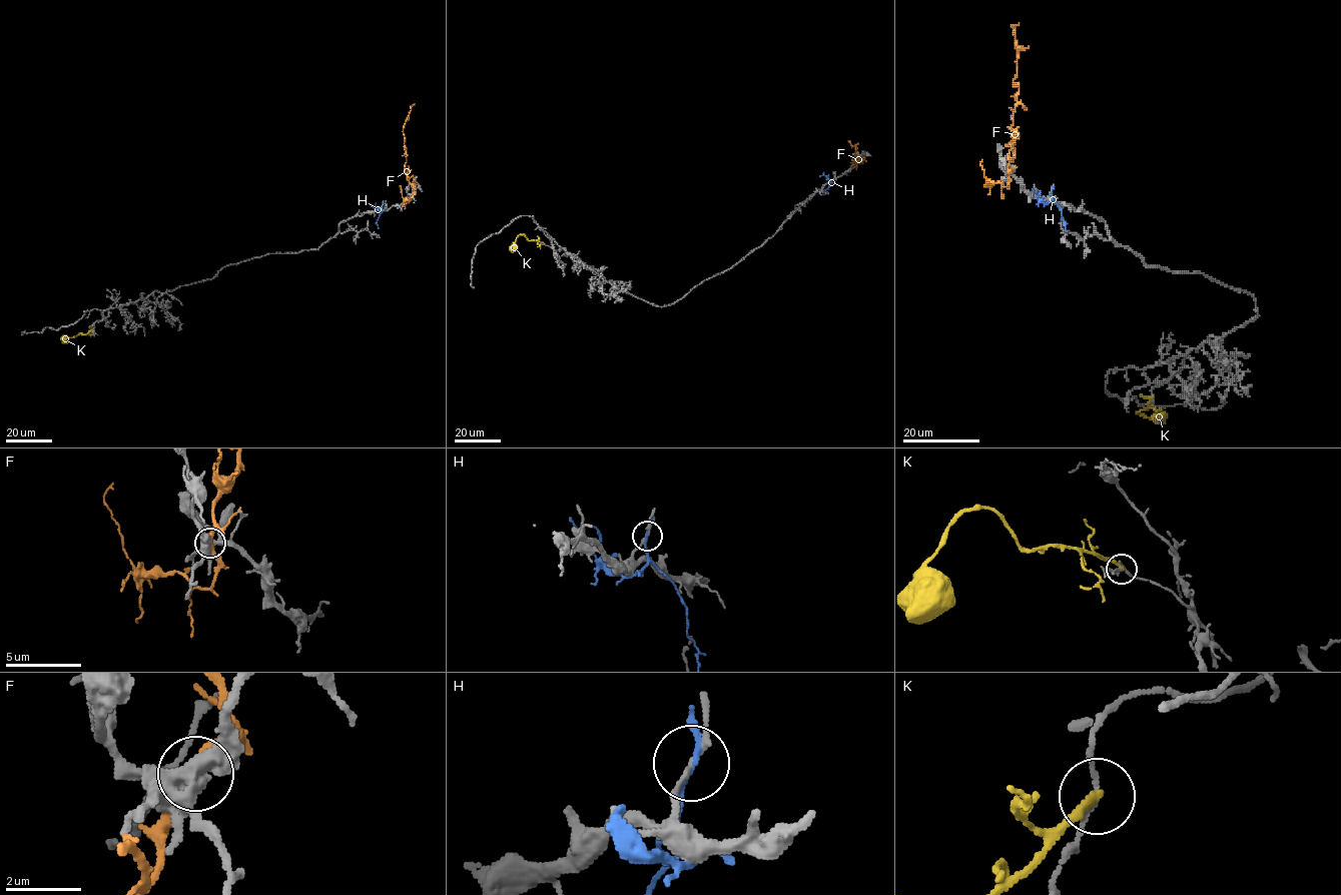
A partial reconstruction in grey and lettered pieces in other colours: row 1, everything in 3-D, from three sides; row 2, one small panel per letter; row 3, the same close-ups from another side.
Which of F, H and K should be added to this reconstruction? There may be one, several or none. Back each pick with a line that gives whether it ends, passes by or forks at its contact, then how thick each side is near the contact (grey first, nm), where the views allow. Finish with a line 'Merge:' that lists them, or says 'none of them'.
Merge: none of them

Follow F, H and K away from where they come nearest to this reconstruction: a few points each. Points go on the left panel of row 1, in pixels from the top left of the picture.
F: (413, 194), (414, 188), (405, 172), (407, 157), (403, 129), (414, 104)
H: (383, 205), (376, 221), (379, 228)
K: (94, 326), (85, 334), (63, 337)

